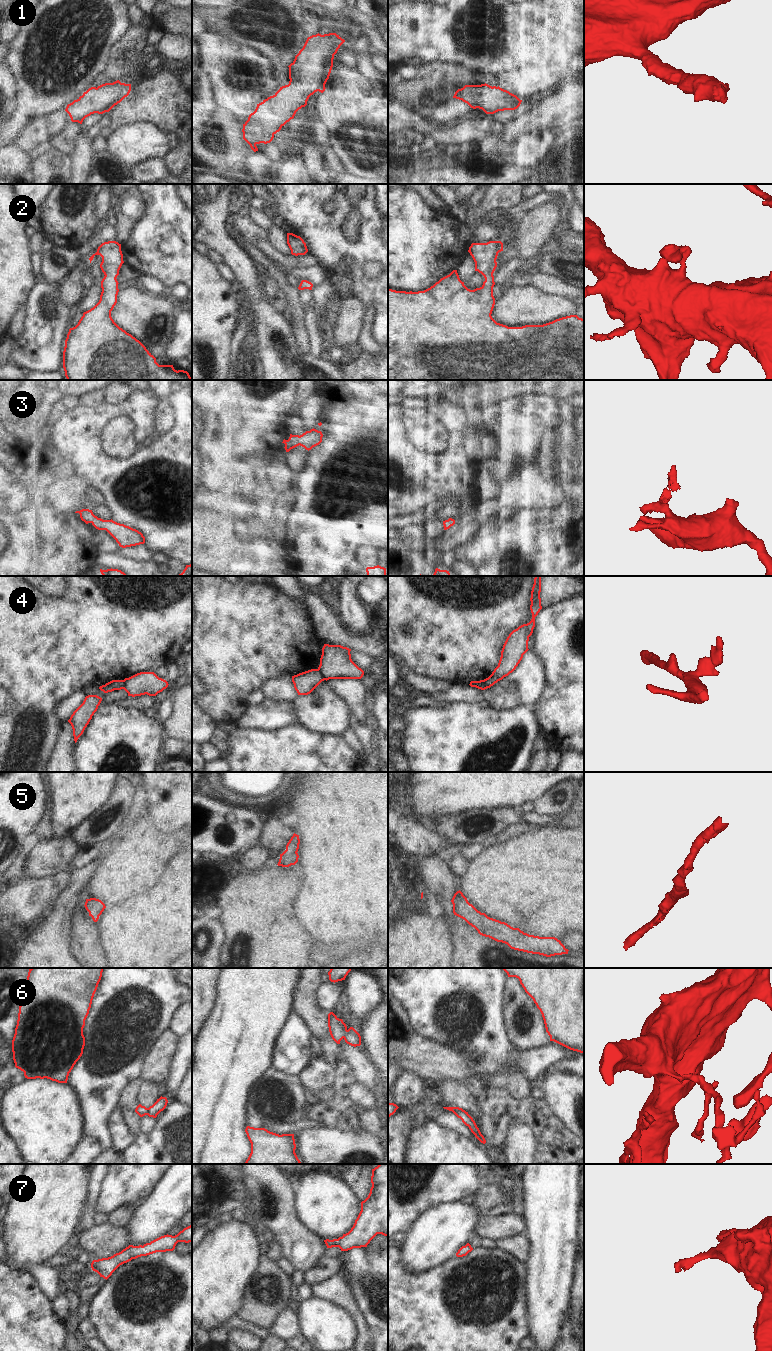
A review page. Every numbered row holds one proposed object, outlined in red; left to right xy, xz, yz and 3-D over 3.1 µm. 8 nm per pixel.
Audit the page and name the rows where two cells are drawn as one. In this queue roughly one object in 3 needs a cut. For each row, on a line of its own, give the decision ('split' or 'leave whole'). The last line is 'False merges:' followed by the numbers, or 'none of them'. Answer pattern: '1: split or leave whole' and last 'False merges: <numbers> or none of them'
1: leave whole
2: leave whole
3: leave whole
4: split
5: leave whole
6: split
7: leave whole
False merges: 4, 6

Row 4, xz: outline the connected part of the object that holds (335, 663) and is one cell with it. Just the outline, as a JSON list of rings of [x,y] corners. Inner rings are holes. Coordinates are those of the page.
[[[324,644],[318,670],[326,681],[363,677],[364,671],[352,661],[350,651],[341,645]]]

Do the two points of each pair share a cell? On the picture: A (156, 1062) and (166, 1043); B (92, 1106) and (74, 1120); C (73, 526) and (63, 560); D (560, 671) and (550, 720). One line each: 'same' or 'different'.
A: same
B: different
C: same
D: same

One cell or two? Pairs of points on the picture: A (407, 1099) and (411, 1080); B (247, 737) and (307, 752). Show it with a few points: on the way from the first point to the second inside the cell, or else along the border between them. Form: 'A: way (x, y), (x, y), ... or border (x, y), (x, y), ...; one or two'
A: way (407, 1094), (409, 1085); one
B: way (262, 752), (292, 752); one

